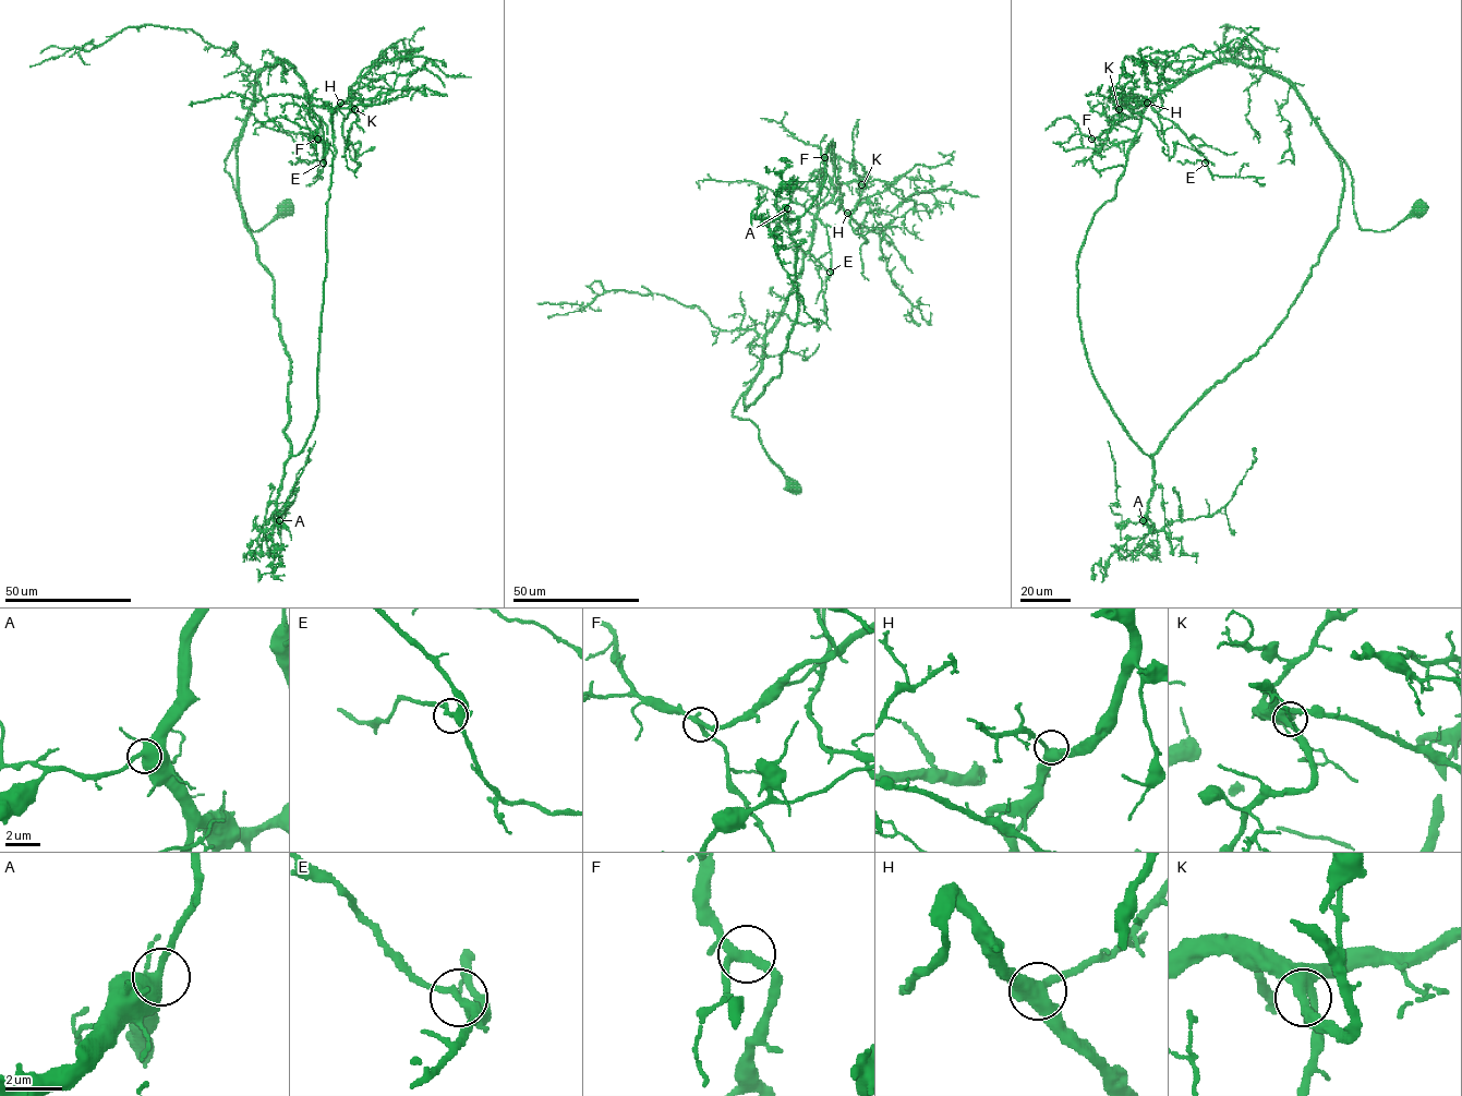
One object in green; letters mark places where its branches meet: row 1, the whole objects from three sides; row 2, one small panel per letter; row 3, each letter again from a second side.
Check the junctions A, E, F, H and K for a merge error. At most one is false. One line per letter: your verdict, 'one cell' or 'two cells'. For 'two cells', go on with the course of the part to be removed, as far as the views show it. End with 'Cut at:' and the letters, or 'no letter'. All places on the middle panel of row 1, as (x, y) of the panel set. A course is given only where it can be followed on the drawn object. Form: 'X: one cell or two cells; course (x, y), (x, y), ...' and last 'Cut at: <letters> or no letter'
A: one cell
E: one cell
F: one cell
H: one cell
K: one cell
Cut at: no letter

